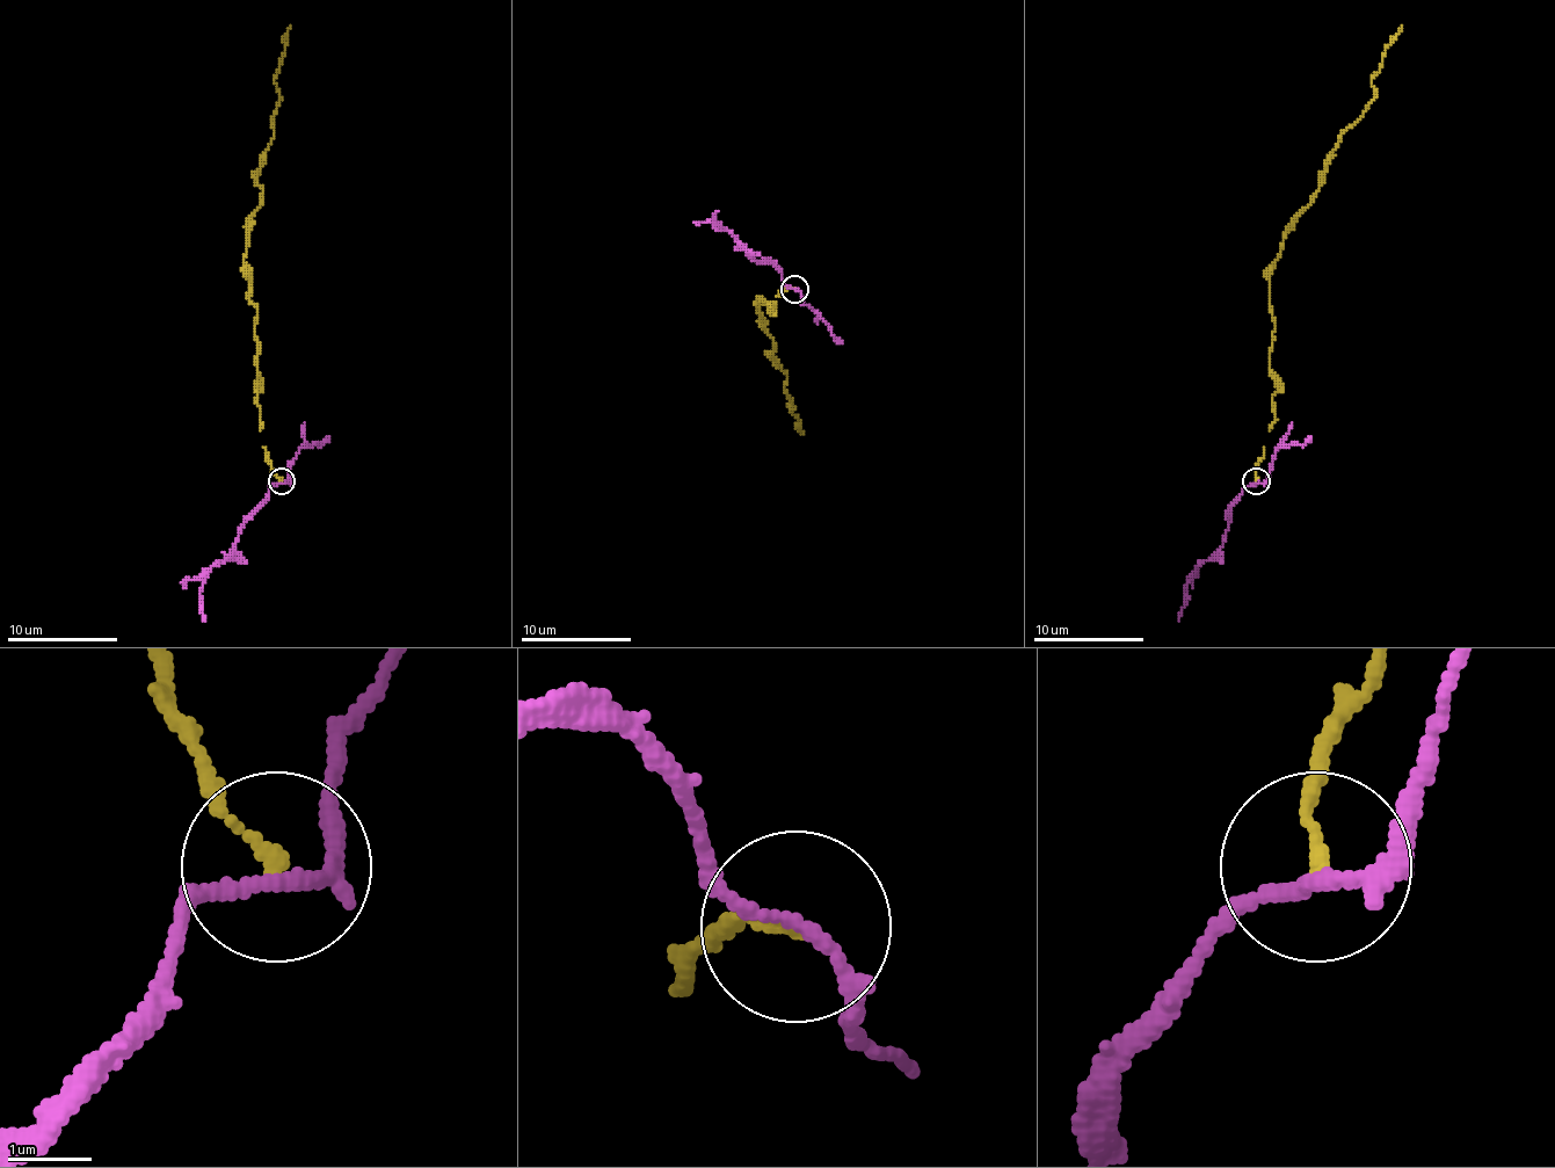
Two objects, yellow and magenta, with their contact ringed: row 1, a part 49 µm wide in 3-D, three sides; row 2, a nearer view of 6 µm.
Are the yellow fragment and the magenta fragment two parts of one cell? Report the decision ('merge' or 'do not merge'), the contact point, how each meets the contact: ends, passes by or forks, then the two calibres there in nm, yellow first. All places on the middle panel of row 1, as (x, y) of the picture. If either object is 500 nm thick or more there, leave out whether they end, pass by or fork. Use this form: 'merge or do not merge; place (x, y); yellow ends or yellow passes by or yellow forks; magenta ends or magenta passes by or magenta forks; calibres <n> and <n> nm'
do not merge; place (794, 289); yellow ends; magenta passes by; calibres 130 and 150 nm

